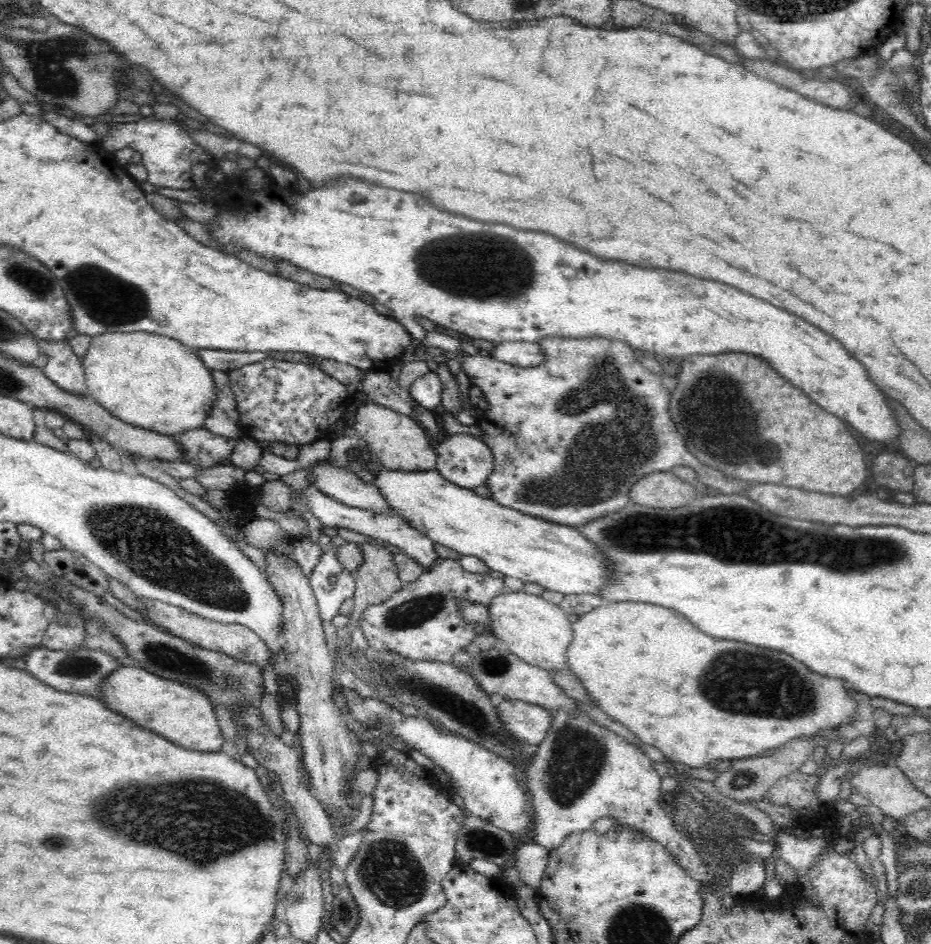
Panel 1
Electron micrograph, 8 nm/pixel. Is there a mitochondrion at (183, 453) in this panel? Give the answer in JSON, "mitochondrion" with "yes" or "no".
{"mitochondrion":"no"}

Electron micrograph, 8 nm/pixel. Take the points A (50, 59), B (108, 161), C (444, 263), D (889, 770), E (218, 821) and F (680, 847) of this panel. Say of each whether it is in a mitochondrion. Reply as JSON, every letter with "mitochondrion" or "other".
{"A":"mitochondrion","B":"other","C":"mitochondrion","D":"other","E":"mitochondrion","F":"other"}

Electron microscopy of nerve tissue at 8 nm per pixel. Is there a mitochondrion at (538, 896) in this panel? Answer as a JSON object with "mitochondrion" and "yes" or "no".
{"mitochondrion":"no"}

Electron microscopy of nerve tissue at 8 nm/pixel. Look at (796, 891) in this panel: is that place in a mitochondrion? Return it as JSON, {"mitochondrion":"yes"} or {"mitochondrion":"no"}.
{"mitochondrion":"no"}

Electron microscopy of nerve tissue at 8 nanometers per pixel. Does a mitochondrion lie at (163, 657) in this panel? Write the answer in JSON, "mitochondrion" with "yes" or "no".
{"mitochondrion":"yes"}

